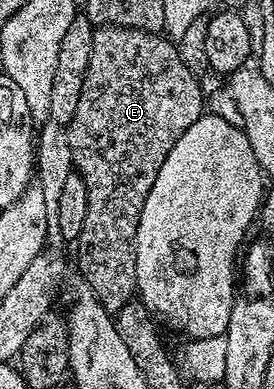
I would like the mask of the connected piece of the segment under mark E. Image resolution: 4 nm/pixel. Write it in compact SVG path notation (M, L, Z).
M96 27L94 30L94 41L90 45L90 65L86 65L86 77L82 81L82 97L78 97L78 109L74 112L74 117L67 123L66 130L69 137L70 152L73 153L73 165L75 174L86 181L86 193L90 197L90 202L86 208L86 225L82 225L82 233L74 240L76 247L76 267L84 274L84 279L88 282L87 290L94 298L104 306L109 313L117 313L124 305L134 299L137 294L136 289L136 230L138 221L142 213L142 205L154 185L154 177L158 177L158 169L166 161L170 149L198 121L200 116L205 114L204 91L200 88L201 80L190 69L186 69L186 61L178 53L176 43L171 38L154 31L142 31L139 27Z

